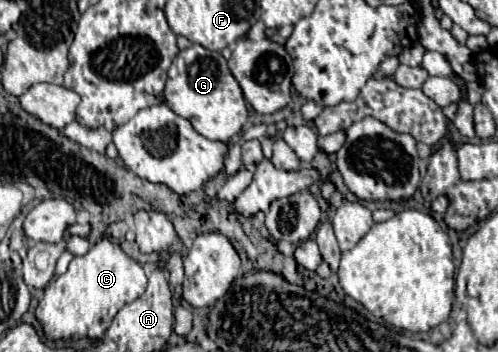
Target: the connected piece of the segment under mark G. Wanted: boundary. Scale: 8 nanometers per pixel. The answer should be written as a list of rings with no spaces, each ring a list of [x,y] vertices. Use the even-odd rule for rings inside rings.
[[[190,45],[172,61],[164,87],[164,103],[176,115],[188,119],[200,135],[212,141],[230,141],[242,131],[248,119],[242,89],[230,73],[226,59],[216,51],[204,49],[202,45]]]

